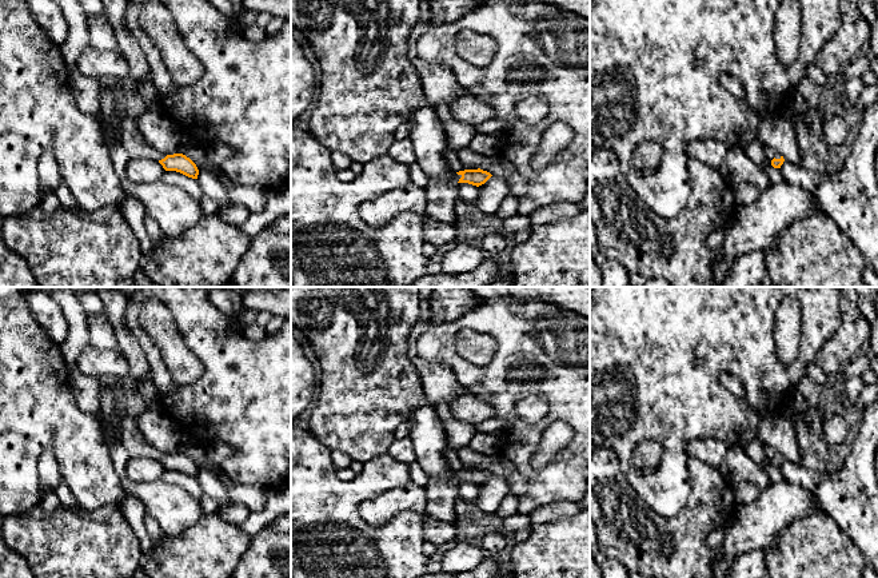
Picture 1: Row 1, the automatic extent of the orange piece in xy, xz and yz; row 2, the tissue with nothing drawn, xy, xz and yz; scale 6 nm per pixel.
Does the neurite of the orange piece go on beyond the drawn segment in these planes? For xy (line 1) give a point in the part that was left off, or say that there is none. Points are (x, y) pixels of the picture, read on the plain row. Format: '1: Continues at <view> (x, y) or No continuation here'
1: Continues at xy (132, 439)

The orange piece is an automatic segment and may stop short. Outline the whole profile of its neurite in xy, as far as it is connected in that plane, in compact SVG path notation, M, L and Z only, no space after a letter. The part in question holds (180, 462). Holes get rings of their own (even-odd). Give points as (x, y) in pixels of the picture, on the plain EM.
M123 415L120 439L131 458L157 459L165 470L176 470L188 477L197 478L196 463L183 453L163 454L156 450L141 434L135 418Z

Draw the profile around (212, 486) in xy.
M189 434L180 438L181 453L189 457L197 466L197 482L203 489L203 494L212 497L219 502L219 510L227 507L231 502L226 485L213 471L213 465L207 455L207 446L196 442Z

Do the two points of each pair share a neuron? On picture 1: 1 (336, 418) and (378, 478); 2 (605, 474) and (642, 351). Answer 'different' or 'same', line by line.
1: different
2: different

